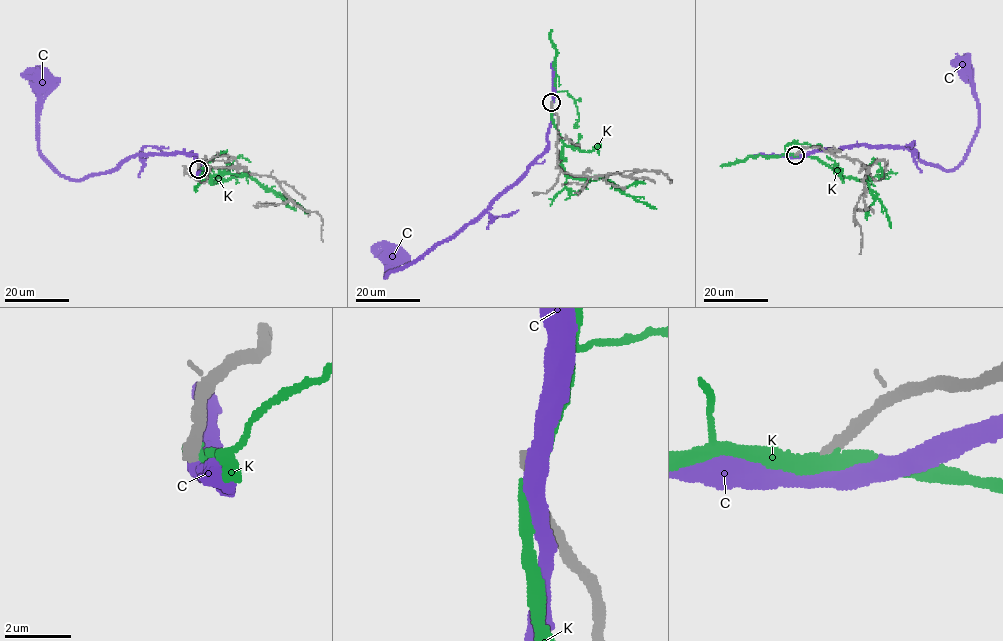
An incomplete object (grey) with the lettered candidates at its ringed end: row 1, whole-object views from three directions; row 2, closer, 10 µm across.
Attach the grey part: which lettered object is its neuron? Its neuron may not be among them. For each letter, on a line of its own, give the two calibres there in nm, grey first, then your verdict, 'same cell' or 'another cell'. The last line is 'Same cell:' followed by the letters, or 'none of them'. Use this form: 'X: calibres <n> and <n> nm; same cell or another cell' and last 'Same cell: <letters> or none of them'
C: calibres 340 and 460 nm; another cell
K: calibres 400 and 360 nm; another cell
Same cell: none of them

